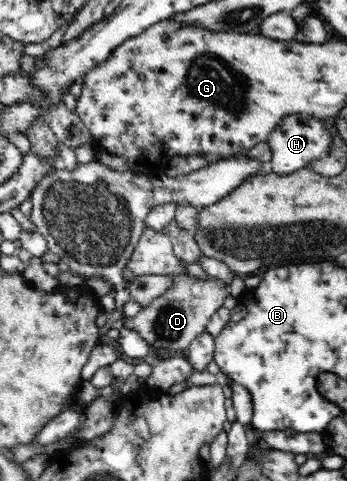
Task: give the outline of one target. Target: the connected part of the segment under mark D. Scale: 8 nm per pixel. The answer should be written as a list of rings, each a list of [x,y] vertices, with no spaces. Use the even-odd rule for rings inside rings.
[[[171,275],[172,286],[164,294],[156,297],[148,306],[135,315],[122,318],[126,329],[138,332],[146,344],[153,349],[150,356],[160,361],[168,357],[183,356],[191,342],[198,338],[210,322],[211,316],[222,307],[226,298],[224,282],[215,279],[202,281],[190,275]]]

